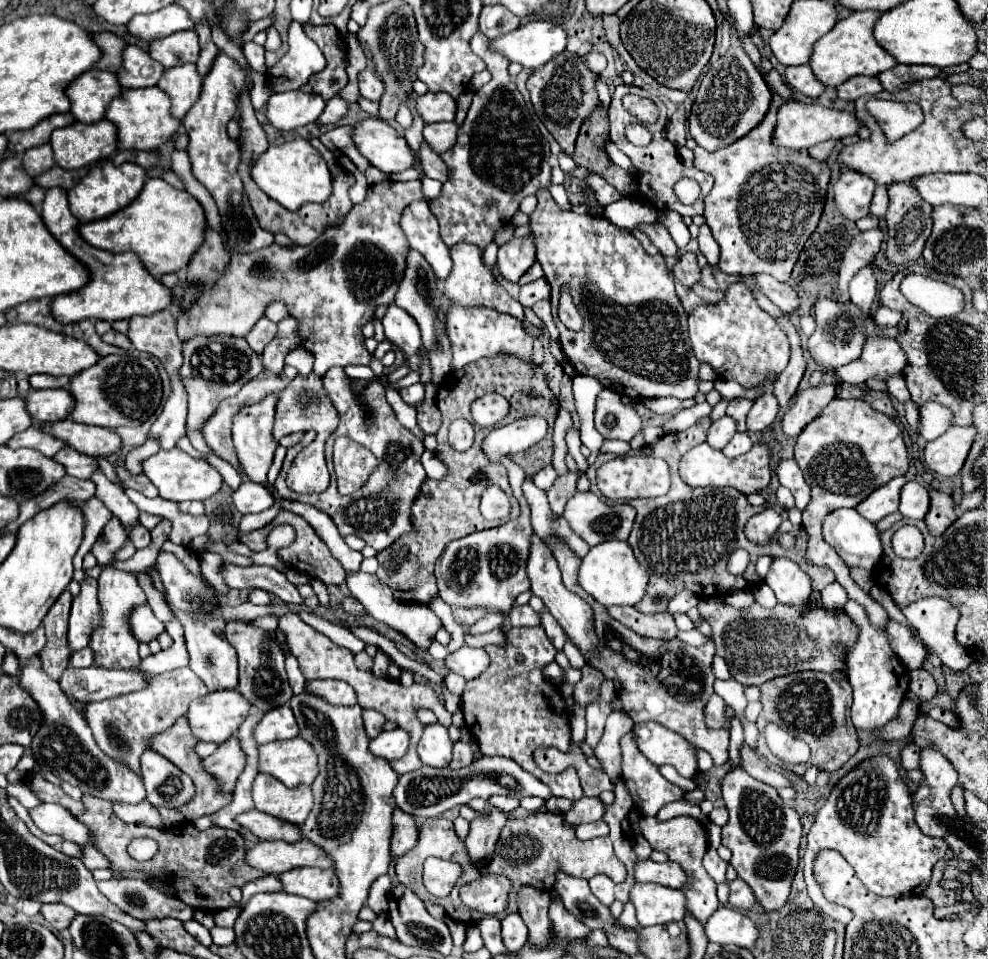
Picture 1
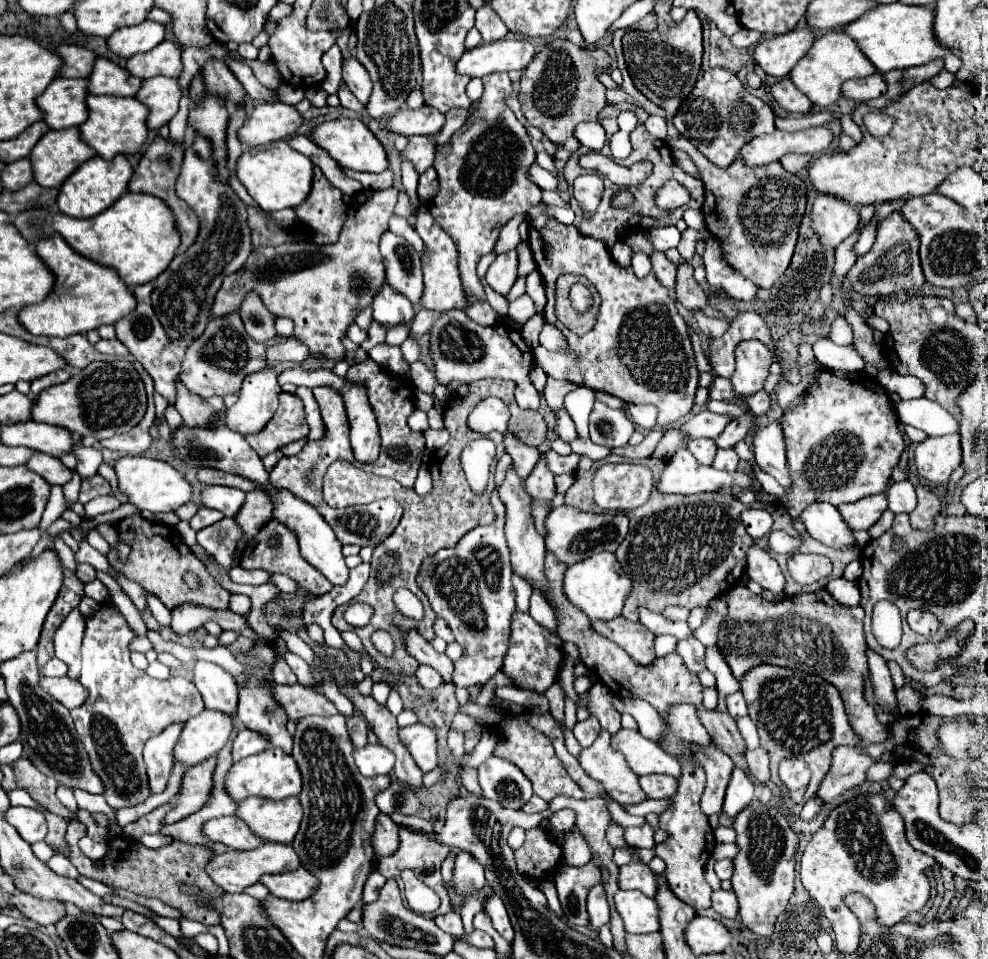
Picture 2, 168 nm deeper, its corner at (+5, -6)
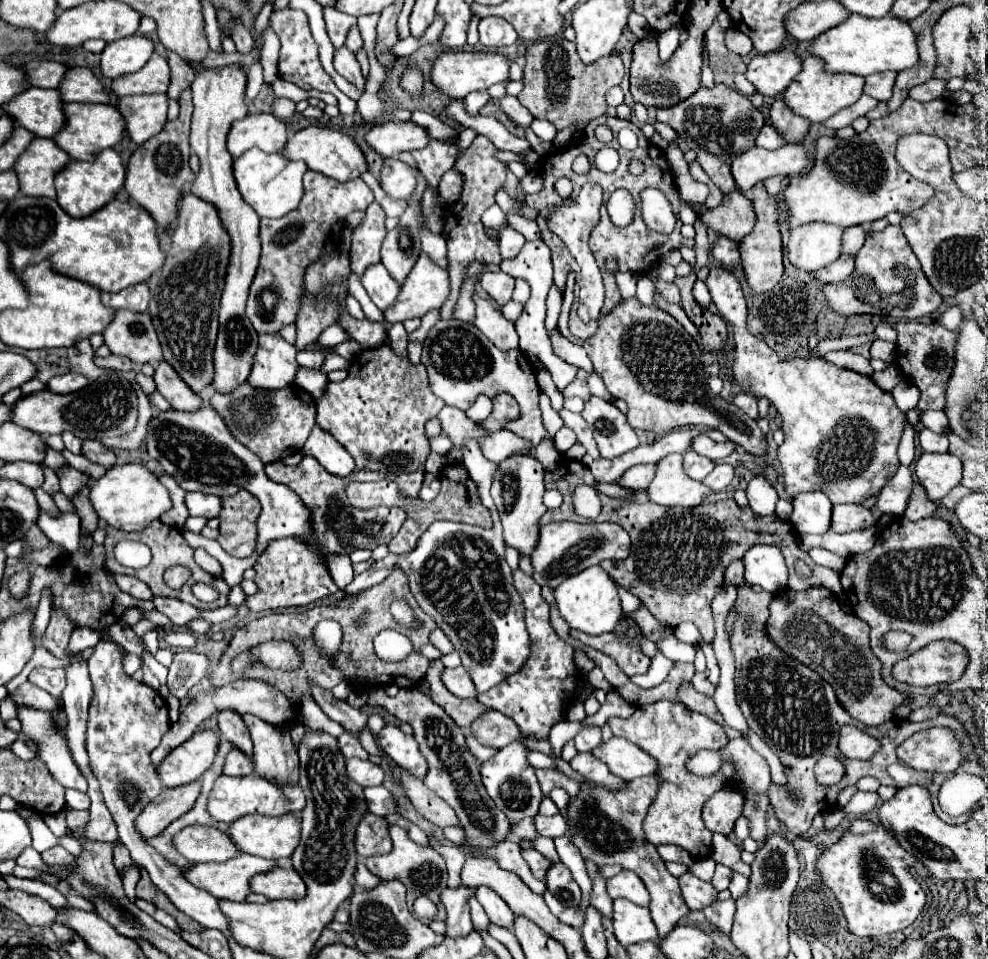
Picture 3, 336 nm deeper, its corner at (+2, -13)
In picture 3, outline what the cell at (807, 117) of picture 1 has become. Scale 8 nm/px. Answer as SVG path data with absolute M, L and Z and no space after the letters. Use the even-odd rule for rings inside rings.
M783 145L775 151L751 147L733 159L731 175L735 179L735 185L745 193L755 183L769 177L799 175L807 165L807 151L801 145Z

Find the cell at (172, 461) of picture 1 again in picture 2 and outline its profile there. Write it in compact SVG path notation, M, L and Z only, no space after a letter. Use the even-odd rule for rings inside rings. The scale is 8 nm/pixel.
M124 456L116 462L114 470L118 474L120 490L128 494L130 502L140 510L174 512L192 500L192 484L164 460L154 460L146 456Z

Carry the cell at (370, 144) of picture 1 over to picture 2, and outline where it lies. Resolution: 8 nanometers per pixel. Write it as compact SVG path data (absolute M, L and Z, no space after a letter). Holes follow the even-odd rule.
M334 120L334 122L324 122L312 132L312 140L324 148L340 166L352 168L358 172L384 172L388 168L388 156L380 140L372 134L372 130L362 122L362 120Z

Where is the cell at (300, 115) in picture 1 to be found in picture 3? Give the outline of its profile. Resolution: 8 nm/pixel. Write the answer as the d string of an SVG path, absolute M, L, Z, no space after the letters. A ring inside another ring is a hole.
M253 113L231 125L227 135L227 151L241 157L251 147L265 153L279 153L287 143L287 127L271 113Z

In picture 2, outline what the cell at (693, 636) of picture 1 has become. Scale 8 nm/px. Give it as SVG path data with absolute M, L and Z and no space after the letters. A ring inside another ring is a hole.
M658 636L656 638L656 658L674 652L676 646L678 646L678 638L676 636Z

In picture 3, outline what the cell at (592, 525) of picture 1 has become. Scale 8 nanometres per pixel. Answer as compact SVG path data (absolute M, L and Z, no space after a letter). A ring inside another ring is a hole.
M559 521L541 527L539 541L531 553L533 579L541 587L547 585L555 589L567 577L577 575L579 571L597 565L603 559L627 559L631 541L627 531L617 523L577 523L577 521Z

